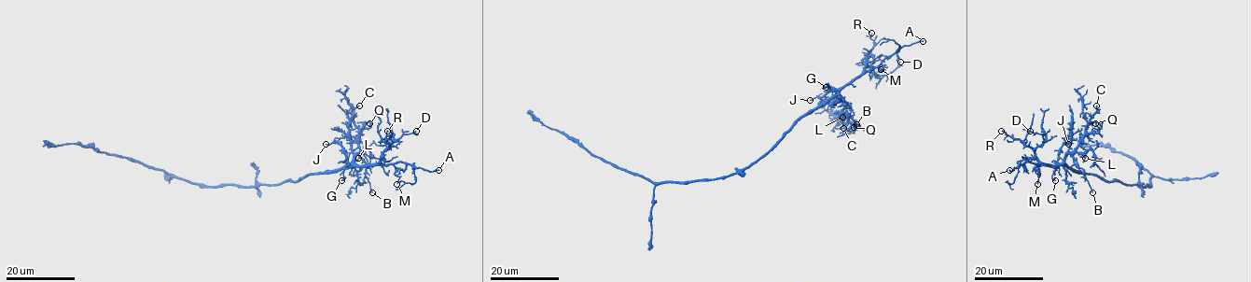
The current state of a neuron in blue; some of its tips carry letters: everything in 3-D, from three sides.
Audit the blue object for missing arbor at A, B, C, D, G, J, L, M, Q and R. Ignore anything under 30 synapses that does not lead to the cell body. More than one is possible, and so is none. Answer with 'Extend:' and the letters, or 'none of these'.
Extend: A

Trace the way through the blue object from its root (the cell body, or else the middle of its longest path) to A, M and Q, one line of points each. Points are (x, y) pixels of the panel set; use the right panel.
A: (1141, 186), (1104, 181), (1067, 165), (1025, 162), (1009, 170)
M: (1141, 186), (1104, 181), (1067, 165), (1043, 164), (1035, 164), (1039, 173), (1037, 184)
Q: (1141, 186), (1104, 181), (1096, 176), (1073, 170), (1064, 162), (1065, 156), (1086, 135), (1097, 132), (1095, 123)

